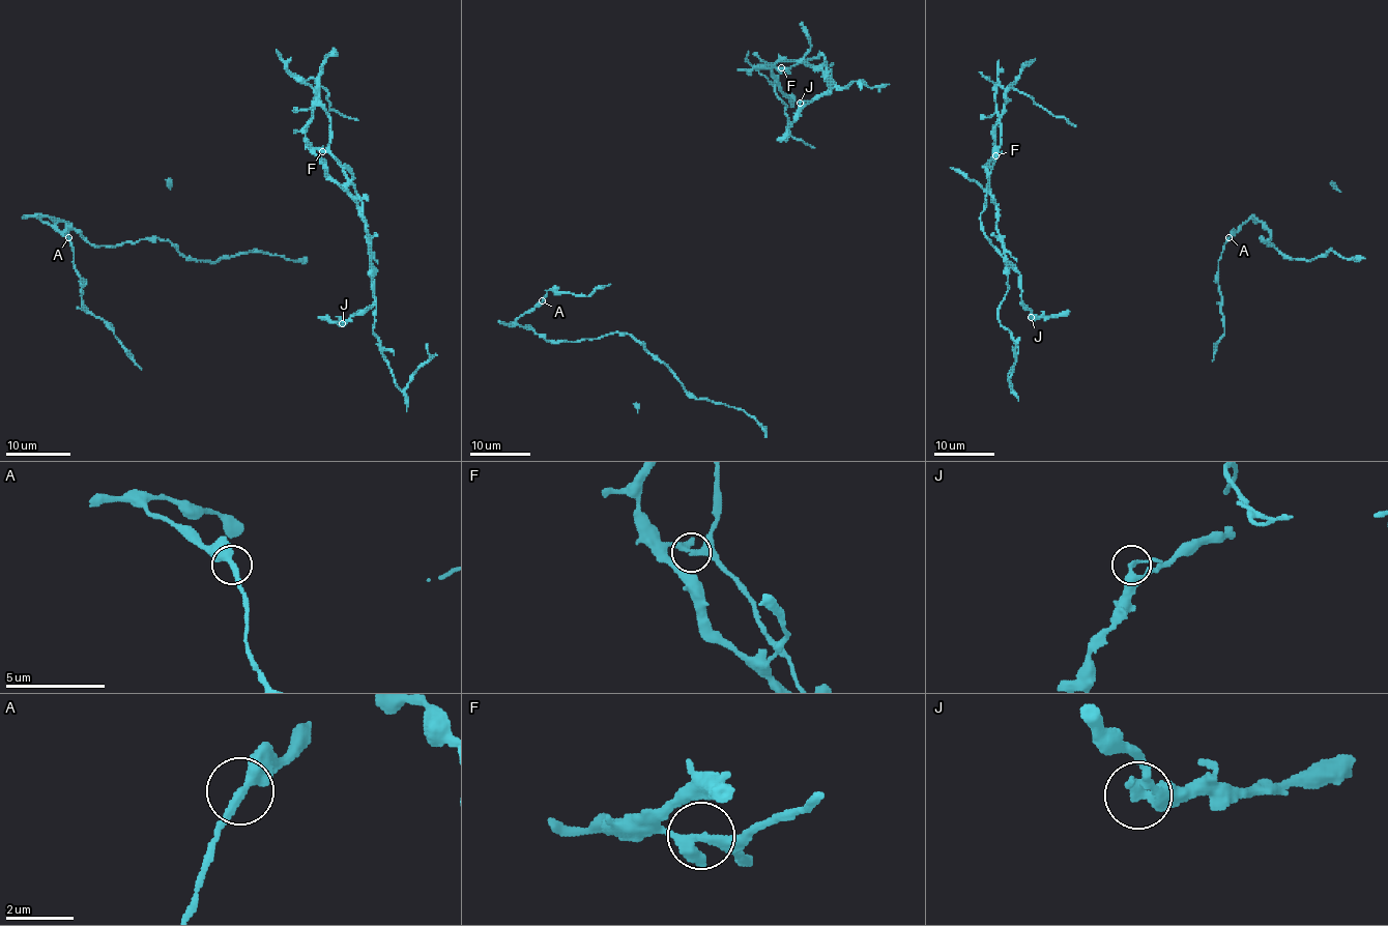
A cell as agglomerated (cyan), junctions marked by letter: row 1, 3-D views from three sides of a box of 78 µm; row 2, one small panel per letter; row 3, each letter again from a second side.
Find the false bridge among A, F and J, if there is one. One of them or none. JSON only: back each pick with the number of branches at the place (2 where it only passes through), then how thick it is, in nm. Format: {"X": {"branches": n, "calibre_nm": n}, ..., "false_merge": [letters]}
{"F": {"branches": 3, "calibre_nm": 280}, "false_merge": ["F"]}

